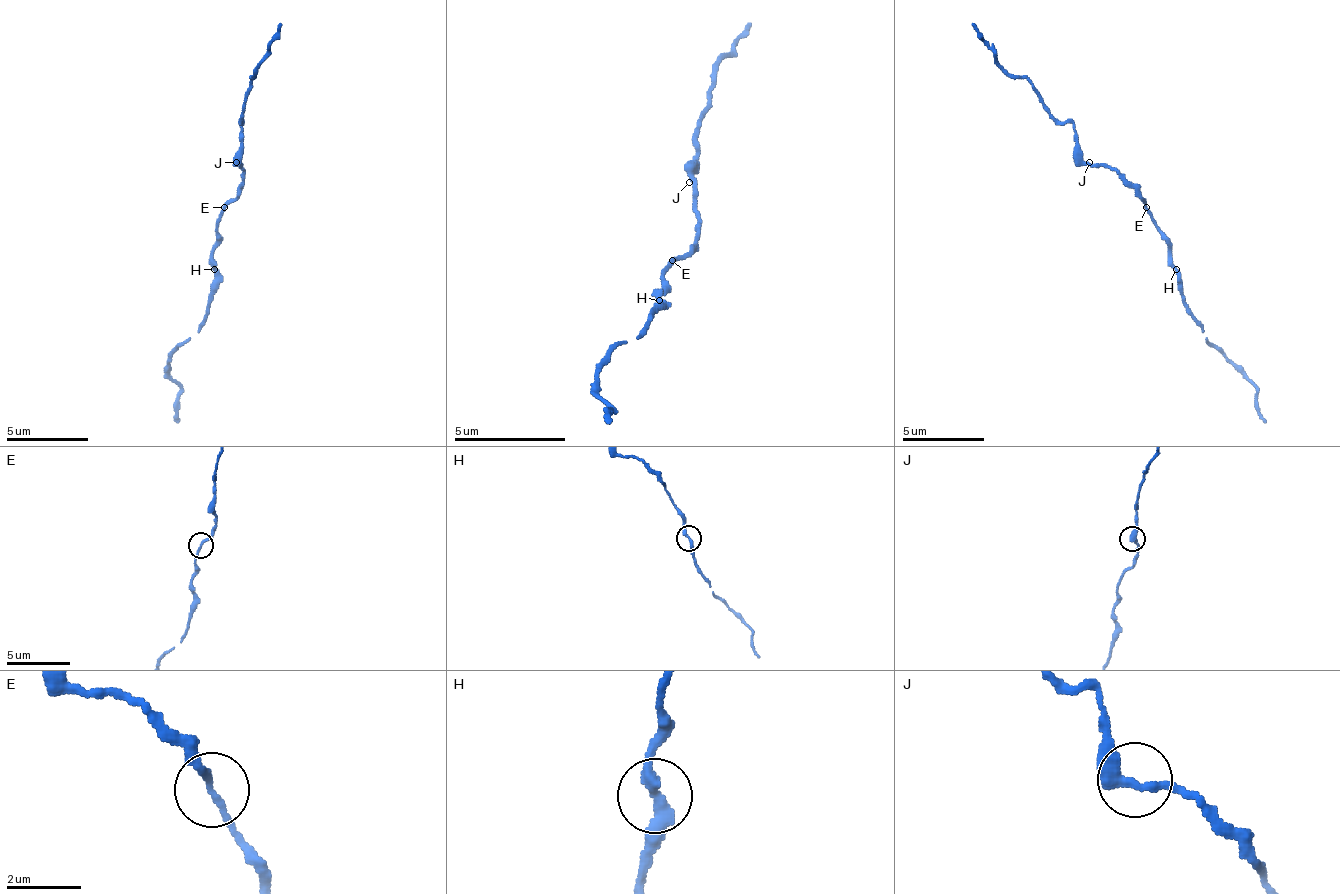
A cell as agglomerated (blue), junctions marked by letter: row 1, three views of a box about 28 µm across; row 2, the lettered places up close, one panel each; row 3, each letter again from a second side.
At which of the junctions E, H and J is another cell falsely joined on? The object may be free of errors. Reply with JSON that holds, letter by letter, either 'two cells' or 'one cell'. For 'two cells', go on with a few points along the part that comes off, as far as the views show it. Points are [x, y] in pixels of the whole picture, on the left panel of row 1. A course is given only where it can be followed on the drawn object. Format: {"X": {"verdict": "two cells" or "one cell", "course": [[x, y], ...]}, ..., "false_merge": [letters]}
{"E": {"verdict": "one cell"}, "H": {"verdict": "one cell"}, "J": {"verdict": "one cell"}, "false_merge": []}

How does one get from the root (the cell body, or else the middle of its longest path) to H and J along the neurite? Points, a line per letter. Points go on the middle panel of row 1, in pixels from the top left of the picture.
H: (677, 260), (655, 288), (661, 299)
J: (677, 260), (689, 249), (700, 227), (694, 188), (689, 182)

